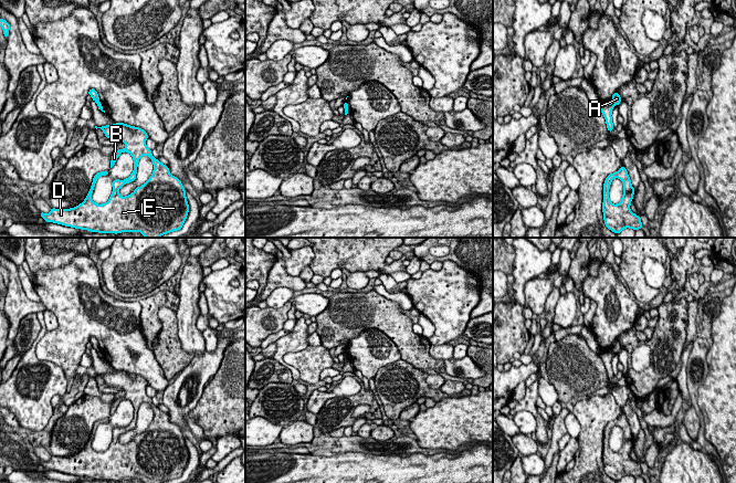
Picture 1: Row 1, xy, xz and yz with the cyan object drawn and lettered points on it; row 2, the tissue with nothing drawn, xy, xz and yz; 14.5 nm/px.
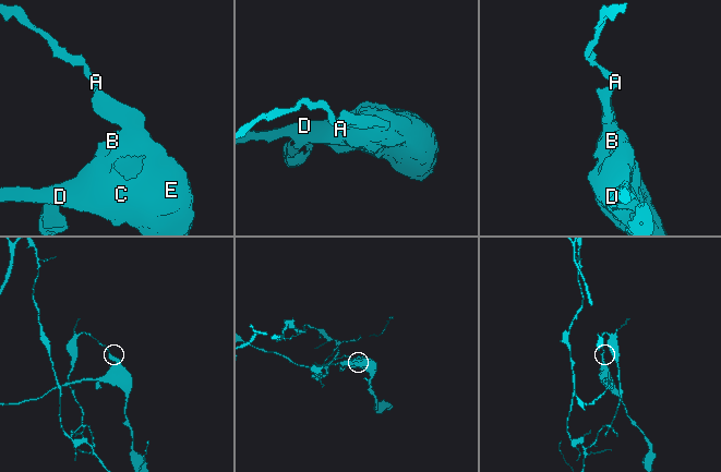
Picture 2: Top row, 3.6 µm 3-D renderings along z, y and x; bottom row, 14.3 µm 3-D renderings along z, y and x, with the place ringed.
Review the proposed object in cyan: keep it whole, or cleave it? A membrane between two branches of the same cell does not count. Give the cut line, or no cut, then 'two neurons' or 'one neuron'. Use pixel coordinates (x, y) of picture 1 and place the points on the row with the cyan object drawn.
yz (611, 102), (613, 105) | two neurons

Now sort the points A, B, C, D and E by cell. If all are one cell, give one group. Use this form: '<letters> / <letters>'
A / B C D E

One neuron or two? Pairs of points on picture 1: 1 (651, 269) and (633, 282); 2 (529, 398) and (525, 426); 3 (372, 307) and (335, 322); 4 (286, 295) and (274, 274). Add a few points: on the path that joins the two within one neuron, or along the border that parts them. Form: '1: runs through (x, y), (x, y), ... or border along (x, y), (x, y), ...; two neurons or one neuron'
1: border along (647, 256), (642, 274), (659, 290), (653, 298); two neurons
2: border along (514, 415), (527, 410), (536, 421), (536, 431); two neurons
3: runs through (364, 311), (350, 313), (344, 318); one neuron
4: border along (294, 291), (287, 287), (276, 287), (264, 300); two neurons

